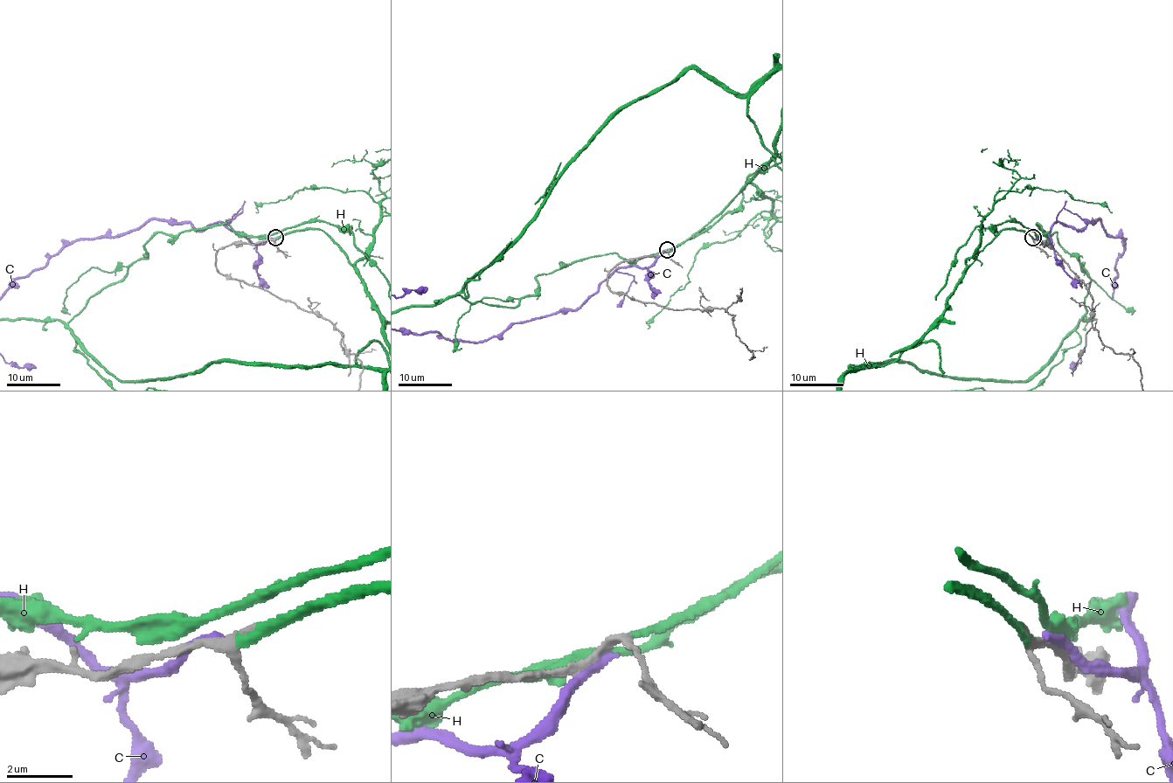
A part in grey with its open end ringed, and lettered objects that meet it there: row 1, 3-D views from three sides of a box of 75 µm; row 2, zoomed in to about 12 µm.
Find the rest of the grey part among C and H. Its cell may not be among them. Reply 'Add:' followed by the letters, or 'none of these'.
Add: H

